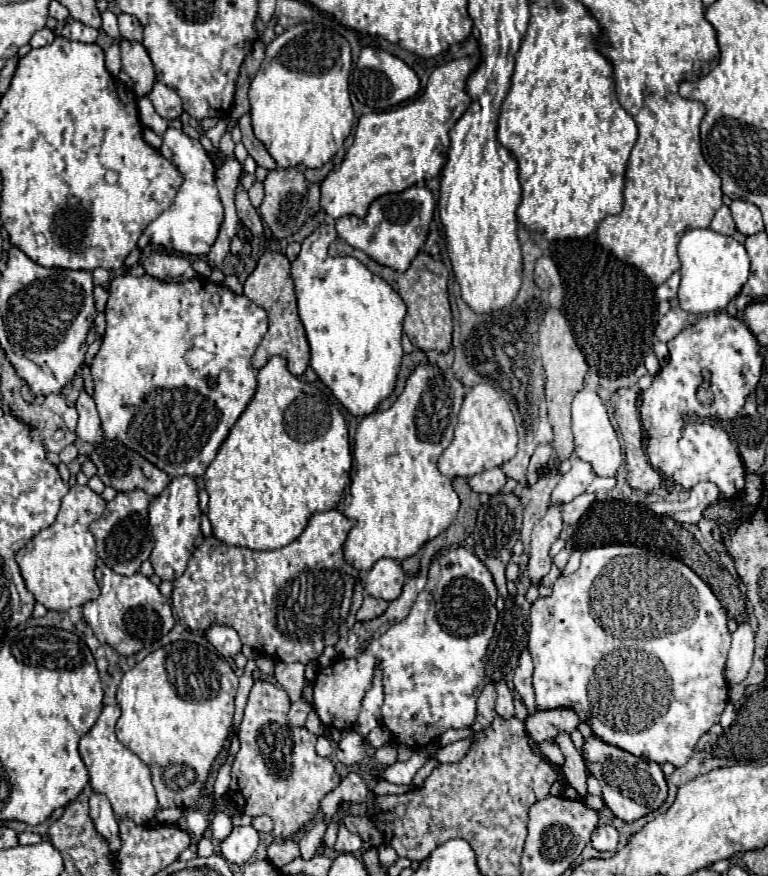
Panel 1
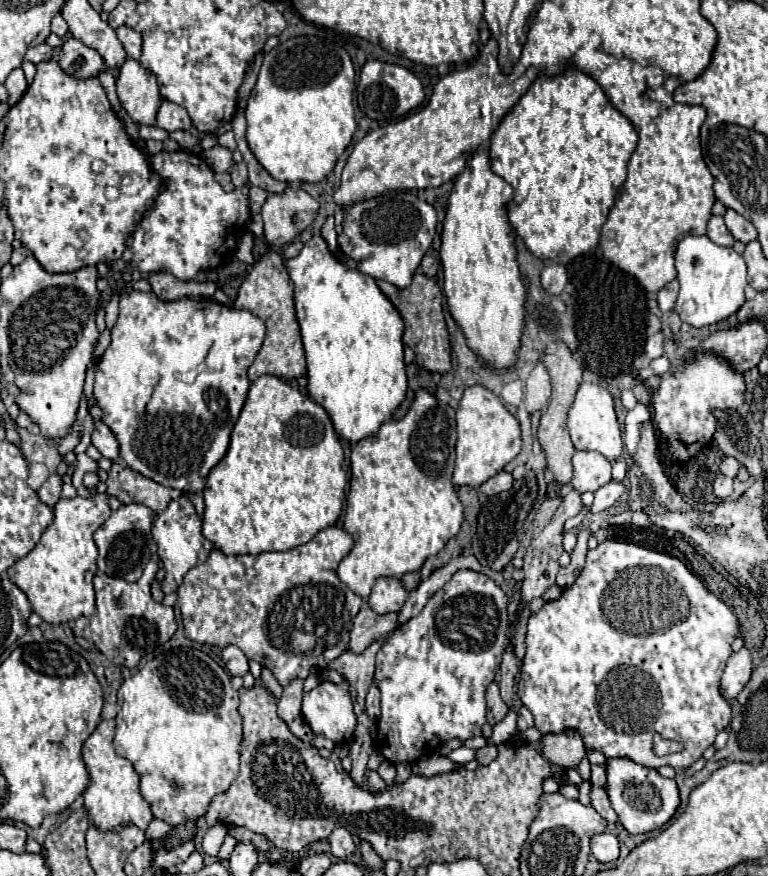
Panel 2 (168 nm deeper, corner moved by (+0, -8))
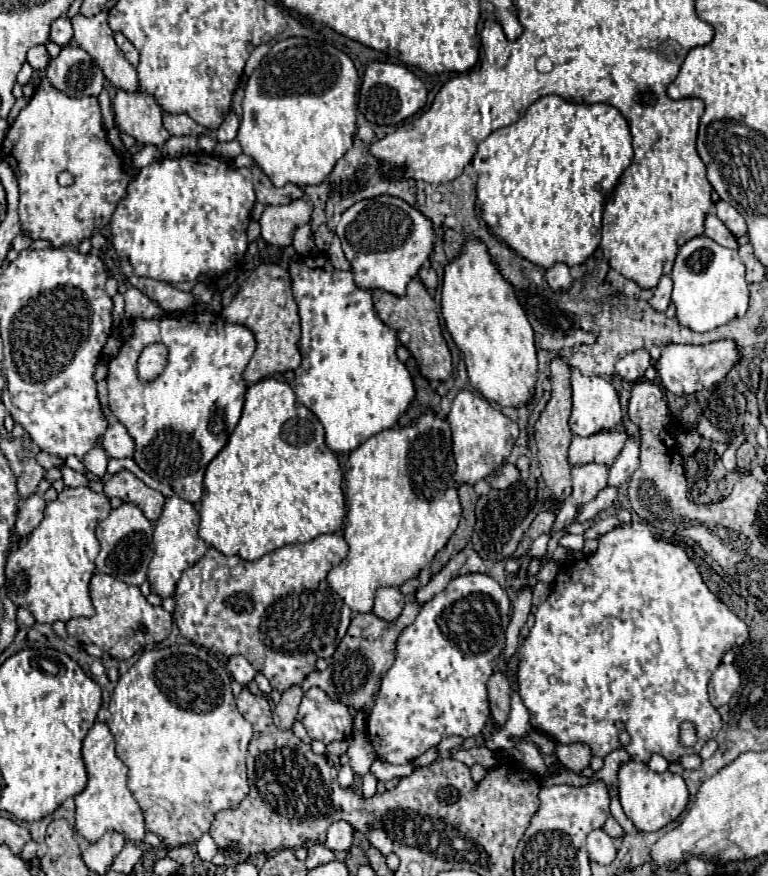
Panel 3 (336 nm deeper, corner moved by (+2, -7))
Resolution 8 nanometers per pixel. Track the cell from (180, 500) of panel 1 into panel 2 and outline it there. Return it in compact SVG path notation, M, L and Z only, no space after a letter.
M181 496L169 502L169 506L155 516L153 522L153 540L157 542L157 554L163 562L163 568L167 572L167 578L161 582L163 594L175 592L177 586L183 582L183 576L197 564L207 560L207 550L205 550L205 536L201 532L201 520L195 514L195 508L189 498Z

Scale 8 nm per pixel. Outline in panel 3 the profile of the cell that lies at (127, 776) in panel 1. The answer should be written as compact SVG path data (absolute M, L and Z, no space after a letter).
M95 723L83 739L83 761L87 767L87 787L75 797L75 831L89 843L99 841L107 831L121 833L127 841L141 843L145 837L143 813L127 789L127 765L115 755L115 741L107 723Z

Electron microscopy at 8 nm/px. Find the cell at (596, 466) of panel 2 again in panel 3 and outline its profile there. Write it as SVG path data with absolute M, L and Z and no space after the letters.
M619 423L619 429L611 429L611 433L595 433L595 437L579 437L575 435L569 447L569 463L585 465L591 461L611 465L615 457L621 453L623 443L627 441L625 423Z

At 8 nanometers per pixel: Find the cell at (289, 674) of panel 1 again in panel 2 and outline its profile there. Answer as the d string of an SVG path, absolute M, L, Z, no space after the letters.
M295 678L289 686L283 688L283 696L279 698L279 716L289 724L301 714L301 698L303 698L303 680Z

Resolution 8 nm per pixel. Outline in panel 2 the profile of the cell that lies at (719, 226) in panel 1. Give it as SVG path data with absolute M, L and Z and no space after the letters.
M711 216L709 224L707 224L707 236L719 246L733 246L733 242L735 242L735 238L731 236L731 232L727 230L727 226L723 222L723 216Z

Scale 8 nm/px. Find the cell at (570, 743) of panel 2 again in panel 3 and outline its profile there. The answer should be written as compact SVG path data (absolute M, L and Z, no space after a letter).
M583 743L559 745L557 747L557 757L569 771L581 773L585 767L589 767L591 749L589 749L589 745L583 745Z

